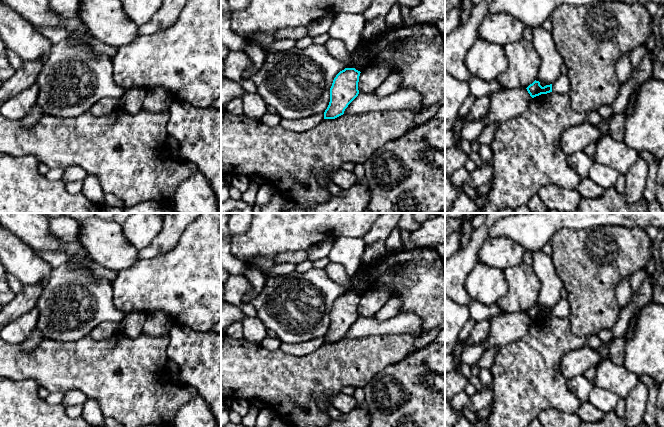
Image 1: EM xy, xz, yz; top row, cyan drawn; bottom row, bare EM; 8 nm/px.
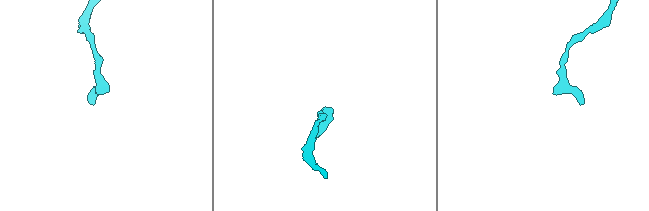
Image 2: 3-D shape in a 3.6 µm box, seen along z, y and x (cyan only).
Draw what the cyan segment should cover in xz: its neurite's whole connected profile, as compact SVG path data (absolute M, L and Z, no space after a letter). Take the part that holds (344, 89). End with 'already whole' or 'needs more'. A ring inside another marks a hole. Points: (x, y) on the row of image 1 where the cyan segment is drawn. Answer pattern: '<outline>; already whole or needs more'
M345 68L336 75L330 88L330 102L324 112L324 119L335 119L344 114L359 94L360 73L355 68Z; already whole

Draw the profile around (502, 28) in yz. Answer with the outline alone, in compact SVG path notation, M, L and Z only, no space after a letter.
M489 13L479 25L479 38L501 46L524 39L527 25L511 14Z

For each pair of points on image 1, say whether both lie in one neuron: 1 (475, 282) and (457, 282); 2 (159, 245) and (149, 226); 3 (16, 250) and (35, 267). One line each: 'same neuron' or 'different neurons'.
1: different neurons
2: different neurons
3: same neuron

